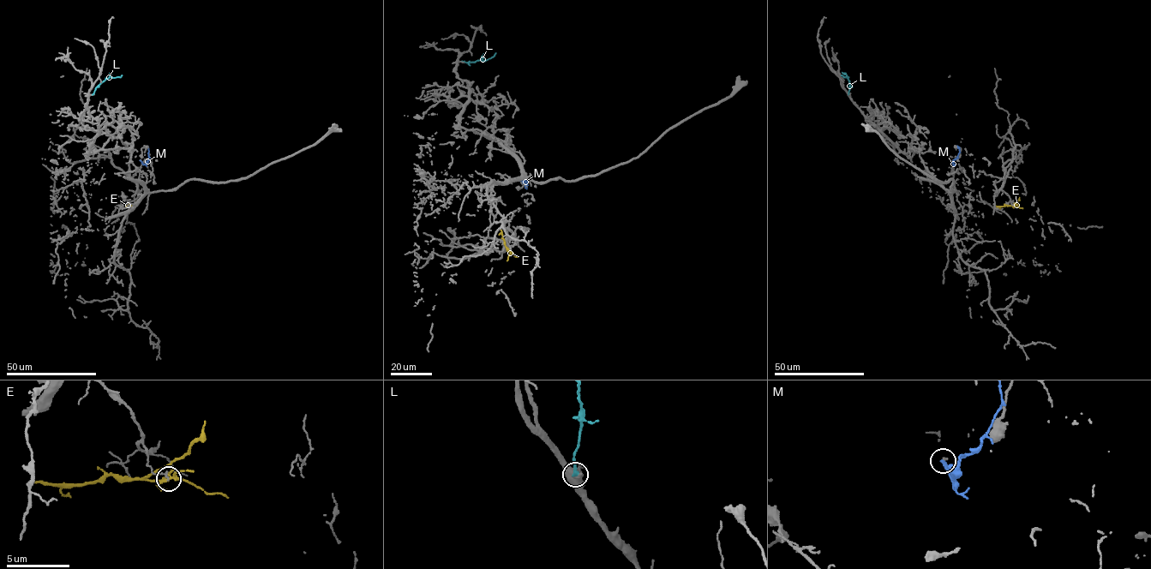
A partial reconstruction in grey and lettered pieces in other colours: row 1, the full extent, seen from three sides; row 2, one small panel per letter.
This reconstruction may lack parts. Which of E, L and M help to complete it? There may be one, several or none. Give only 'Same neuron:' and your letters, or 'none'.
Same neuron: none

